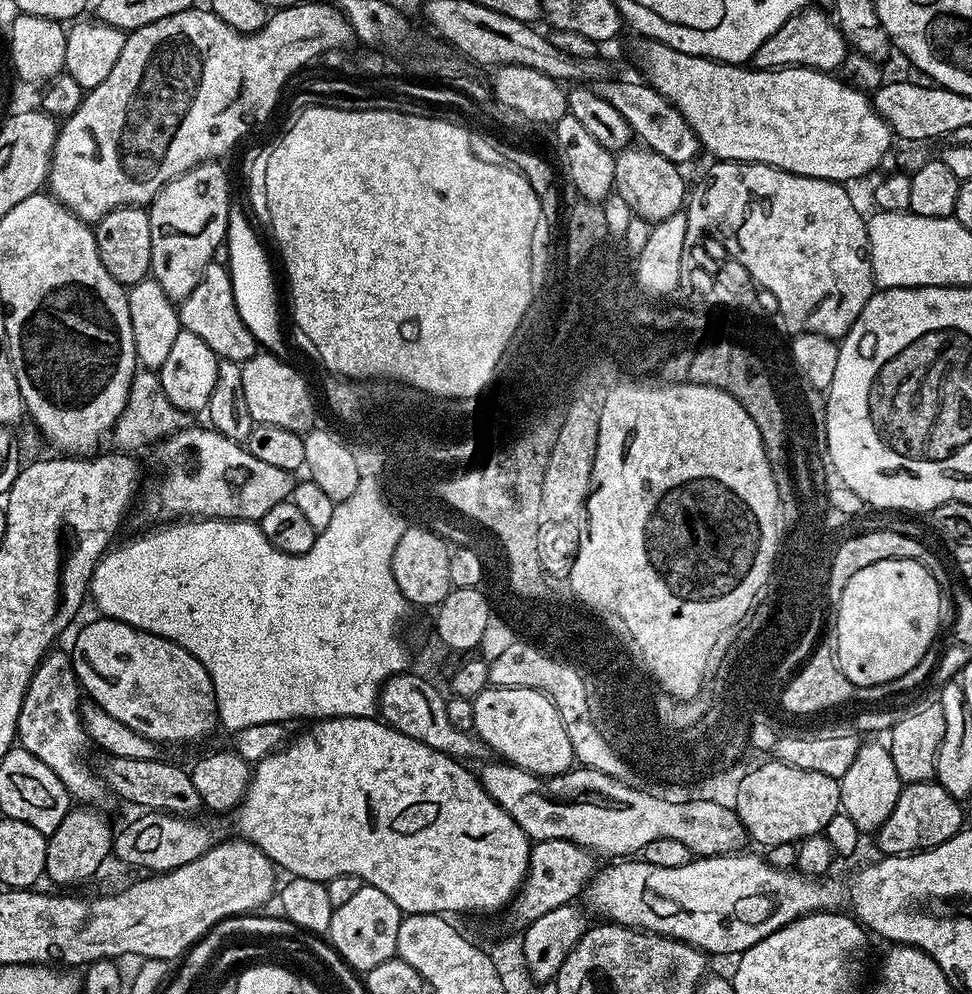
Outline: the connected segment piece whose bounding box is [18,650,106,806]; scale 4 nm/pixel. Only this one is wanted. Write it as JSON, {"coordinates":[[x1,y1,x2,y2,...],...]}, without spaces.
{"coordinates":[[49,651,36,668,36,675,28,684,28,693,24,699,24,709,20,712,18,744,34,754,46,766,58,774,62,786,66,786,69,797,84,806,96,806,106,795,104,781,100,779,97,769,84,765,84,755,90,747,88,732,80,717,82,689,76,679,72,657,67,651]]}

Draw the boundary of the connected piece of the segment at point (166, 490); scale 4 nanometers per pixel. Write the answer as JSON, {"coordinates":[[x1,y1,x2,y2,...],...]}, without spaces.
{"coordinates":[[189,426,155,445,160,477,144,500,140,516,145,525,172,522,177,518,260,521,278,502,289,499,293,473,258,462,241,441,231,440,211,426]]}

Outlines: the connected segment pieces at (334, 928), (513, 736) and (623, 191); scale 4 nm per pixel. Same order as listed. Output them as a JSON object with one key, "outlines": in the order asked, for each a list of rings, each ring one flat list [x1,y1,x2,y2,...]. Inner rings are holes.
{"outlines":[[[365,884,358,894,353,894,343,906,332,909,326,936,341,959,360,974,367,974,374,966,396,956,398,926,402,913,382,890]],[[486,687,472,701,474,706,474,726,472,732,480,739,485,749,497,752,501,761,518,766,533,776,561,776,573,767,574,757,570,738,566,734,566,726,562,726,562,718,558,718,558,710,554,702,546,694,529,688,494,688]],[[629,146,620,152,615,153,616,161,614,162,614,185,615,195,624,199,624,204,629,208,629,213,640,216,649,222,665,220,670,218,670,214,681,211,686,204,686,192,684,196,684,176,681,169,674,162,662,158,662,154,652,151,650,148,643,146]]]}

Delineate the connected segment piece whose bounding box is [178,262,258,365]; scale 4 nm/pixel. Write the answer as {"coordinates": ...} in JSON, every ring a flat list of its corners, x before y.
{"coordinates":[[210,263,202,274,198,286,190,290,185,300,179,301,180,326,183,331,202,338,210,350,220,360,229,360,235,364,245,364,258,354,258,345,254,334,242,322,242,314,238,314,238,302,234,298,232,273,223,264]]}

